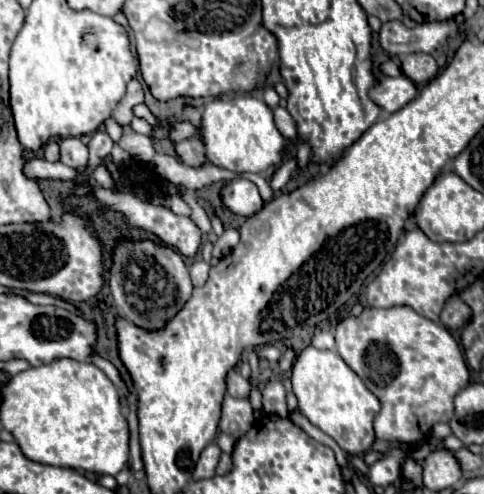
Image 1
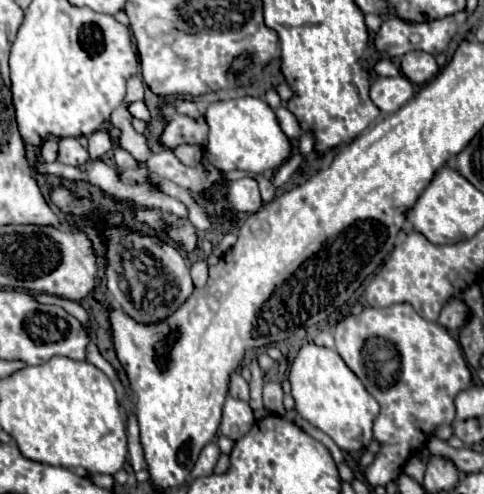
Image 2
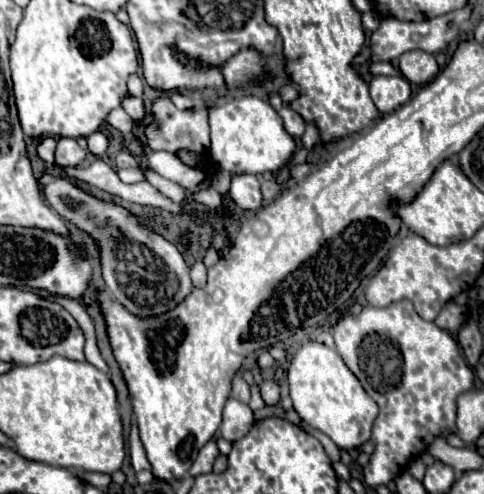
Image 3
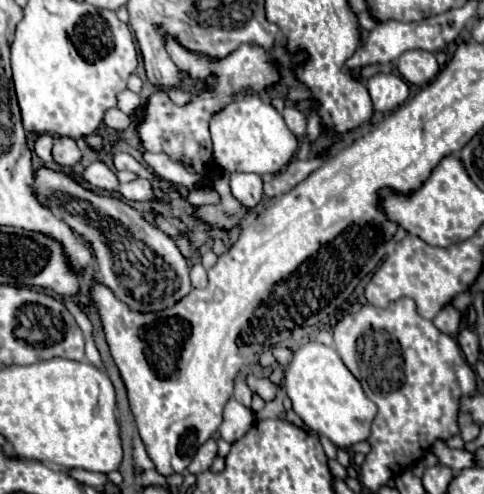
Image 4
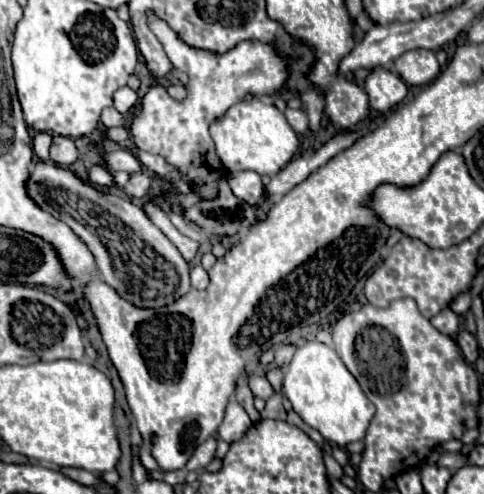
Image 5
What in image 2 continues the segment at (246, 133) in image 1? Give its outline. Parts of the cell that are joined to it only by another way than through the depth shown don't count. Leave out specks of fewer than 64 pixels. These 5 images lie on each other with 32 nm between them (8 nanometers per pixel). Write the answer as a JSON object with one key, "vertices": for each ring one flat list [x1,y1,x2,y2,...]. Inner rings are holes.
{"vertices":[[242,96,226,102,214,102,206,108,206,122,210,128,206,158,222,172,240,170,262,174,266,170,280,168,290,156,290,138,282,132,274,110,260,98]]}

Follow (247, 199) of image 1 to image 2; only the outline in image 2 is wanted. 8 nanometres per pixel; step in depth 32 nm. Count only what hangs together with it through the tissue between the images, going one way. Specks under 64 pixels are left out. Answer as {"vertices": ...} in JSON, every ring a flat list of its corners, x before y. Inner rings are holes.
{"vertices":[[250,176,232,180,226,188,226,196,232,202,232,206,238,212,248,212,254,214,260,206,262,206,262,198,260,198,260,190,258,190,258,182]]}

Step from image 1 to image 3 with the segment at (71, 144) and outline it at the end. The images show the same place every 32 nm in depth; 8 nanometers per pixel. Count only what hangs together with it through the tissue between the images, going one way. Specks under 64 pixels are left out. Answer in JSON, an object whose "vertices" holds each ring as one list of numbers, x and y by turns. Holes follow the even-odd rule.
{"vertices":[[58,138,54,156,56,156,56,164,60,166,78,166,82,164,86,152,78,146,74,138]]}

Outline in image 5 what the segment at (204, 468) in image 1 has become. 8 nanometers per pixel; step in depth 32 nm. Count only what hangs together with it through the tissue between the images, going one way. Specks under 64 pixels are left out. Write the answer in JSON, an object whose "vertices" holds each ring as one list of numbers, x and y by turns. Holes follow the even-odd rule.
{"vertices":[[208,438,206,442,198,444,194,454,192,454,192,458,186,462,186,468,188,470,202,470,202,468,206,468,212,462,212,458,214,458,214,450,216,450,216,440,214,438]]}

